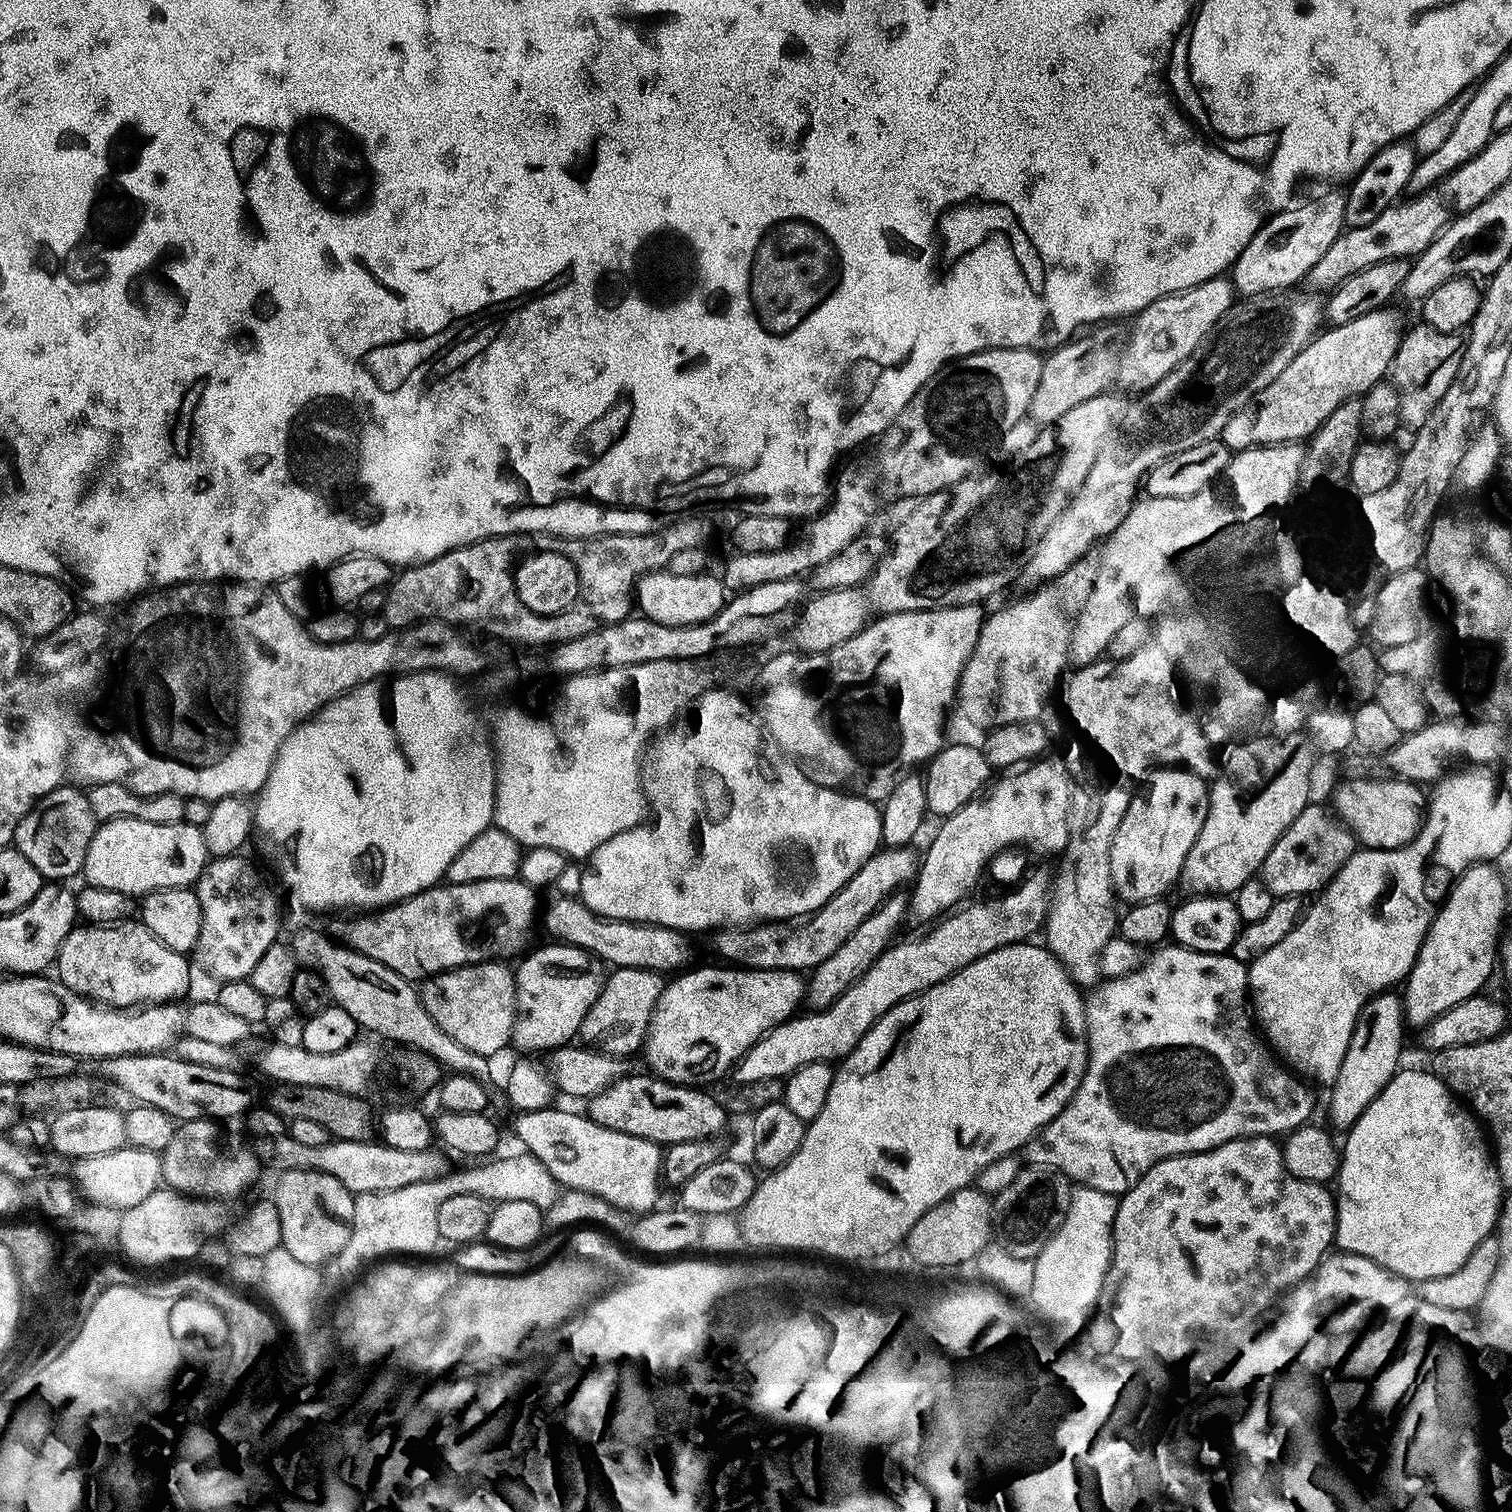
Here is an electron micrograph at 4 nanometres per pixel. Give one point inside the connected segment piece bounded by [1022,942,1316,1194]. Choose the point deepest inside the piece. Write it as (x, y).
(1174, 1066)

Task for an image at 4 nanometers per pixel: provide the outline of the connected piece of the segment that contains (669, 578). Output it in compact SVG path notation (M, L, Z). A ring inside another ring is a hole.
M669 570L648 572L637 581L635 590L639 611L652 621L663 625L696 625L708 621L720 613L728 601L727 587L719 575L708 576L707 571L698 574L674 574Z

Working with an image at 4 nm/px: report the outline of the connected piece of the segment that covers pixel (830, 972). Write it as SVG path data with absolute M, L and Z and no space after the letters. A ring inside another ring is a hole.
M904 894L887 896L872 911L870 918L866 918L858 926L858 930L854 930L854 934L850 934L850 938L846 938L846 942L842 942L842 946L838 946L838 950L834 950L834 954L830 954L830 958L826 958L826 962L811 969L806 980L806 1004L808 1002L809 1009L828 1008L854 981L862 978L862 974L866 974L866 970L870 970L870 966L881 956L884 949L893 943L894 937L897 935L895 932L904 918L904 912L906 916L910 908L909 897L900 895Z

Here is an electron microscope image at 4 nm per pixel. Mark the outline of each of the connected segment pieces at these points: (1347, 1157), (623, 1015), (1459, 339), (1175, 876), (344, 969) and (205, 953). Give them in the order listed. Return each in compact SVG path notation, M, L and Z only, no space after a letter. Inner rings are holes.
M1397 1071L1392 1081L1362 1110L1352 1127L1347 1129L1345 1136L1348 1137L1345 1138L1344 1144L1342 1140L1342 1159L1339 1161L1336 1175L1338 1190L1336 1189L1336 1238L1334 1244L1341 1251L1368 1257L1410 1282L1419 1282L1428 1277L1441 1277L1444 1274L1454 1273L1459 1266L1469 1260L1474 1247L1478 1246L1482 1238L1493 1233L1499 1221L1504 1188L1500 1183L1500 1173L1496 1169L1495 1161L1490 1155L1485 1133L1478 1127L1473 1113L1453 1093L1448 1091L1447 1086L1432 1071L1404 1071Z
M618 968L609 971L594 1006L590 1006L582 1022L579 1039L584 1039L581 1041L585 1045L608 1056L628 1058L631 1052L639 1053L652 1010L662 994L665 983L665 977L661 973L645 968Z
M1423 322L1417 324L1417 328L1409 332L1407 329L1401 335L1390 369L1390 383L1398 390L1401 421L1407 427L1409 424L1412 430L1424 425L1438 402L1442 402L1442 394L1450 390L1450 382L1454 382L1454 374L1458 374L1466 343L1460 332L1443 332Z
M1165 766L1151 773L1148 785L1137 791L1128 804L1126 814L1122 814L1122 822L1118 822L1112 831L1110 842L1110 879L1112 890L1117 897L1125 901L1125 905L1141 904L1143 900L1158 900L1165 895L1168 887L1175 885L1180 878L1180 871L1186 862L1186 854L1190 846L1194 846L1194 838L1198 838L1198 830L1202 830L1202 822L1208 809L1209 785L1205 777L1189 772L1179 766Z
M312 928L296 931L288 941L288 948L299 965L322 977L329 999L337 1007L346 1010L354 1018L357 1027L366 1028L402 1044L413 1044L415 1051L430 1055L443 1069L457 1075L470 1076L479 1082L488 1098L489 1111L507 1109L505 1089L492 1080L491 1061L460 1046L439 1028L424 1008L421 995L411 981L402 978L376 959L367 958L327 933L324 935Z
M243 856L213 857L194 885L202 926L192 958L221 983L247 979L255 963L279 939L278 900L255 866Z

